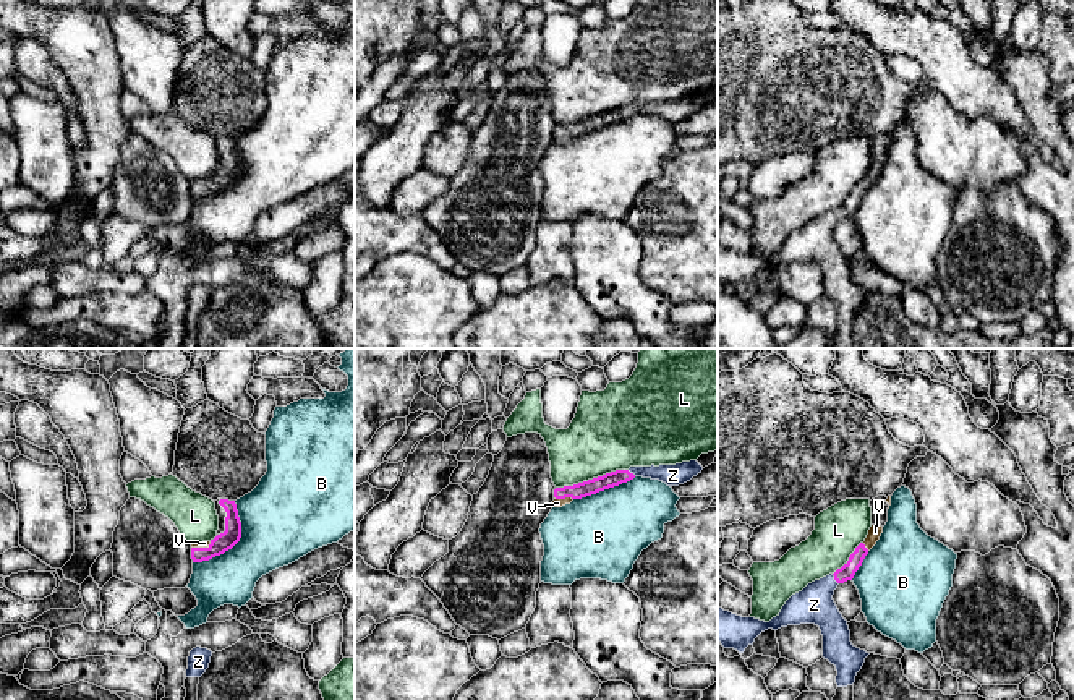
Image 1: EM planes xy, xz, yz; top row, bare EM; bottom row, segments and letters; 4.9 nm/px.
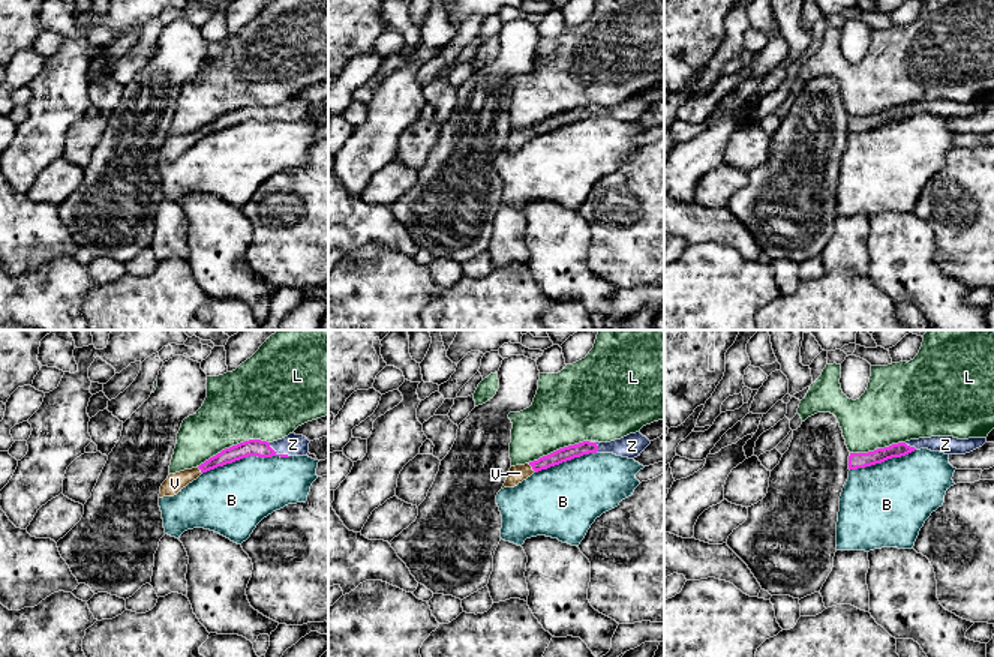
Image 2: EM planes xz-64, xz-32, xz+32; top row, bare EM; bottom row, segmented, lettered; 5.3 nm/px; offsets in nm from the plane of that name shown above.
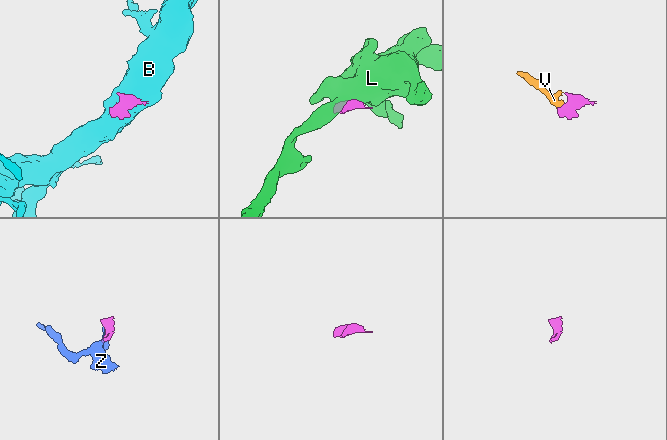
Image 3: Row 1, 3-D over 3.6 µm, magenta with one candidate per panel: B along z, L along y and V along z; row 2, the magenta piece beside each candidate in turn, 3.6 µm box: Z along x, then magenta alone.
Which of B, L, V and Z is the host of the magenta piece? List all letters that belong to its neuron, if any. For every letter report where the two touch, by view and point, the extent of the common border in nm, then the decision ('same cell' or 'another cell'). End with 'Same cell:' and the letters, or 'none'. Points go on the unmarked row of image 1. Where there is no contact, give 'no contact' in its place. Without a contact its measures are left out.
B: xy (235, 180) | 380 nm | another cell
L: xz (593, 115) | 380 nm | another cell
V: yz (864, 183) | 50 nm | same cell
Z: yz (835, 216) | 70 nm | same cell
Same cell: V, Z

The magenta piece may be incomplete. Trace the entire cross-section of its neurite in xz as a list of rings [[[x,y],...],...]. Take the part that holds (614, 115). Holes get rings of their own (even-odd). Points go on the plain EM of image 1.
[[[697,97],[676,102],[630,104],[629,107],[616,107],[573,123],[556,125],[552,144],[562,144],[565,141],[570,141],[573,136],[582,136],[599,128],[619,123],[633,117],[635,113],[659,117],[667,123],[679,123],[690,118],[693,113],[701,110],[701,107],[703,104]]]

